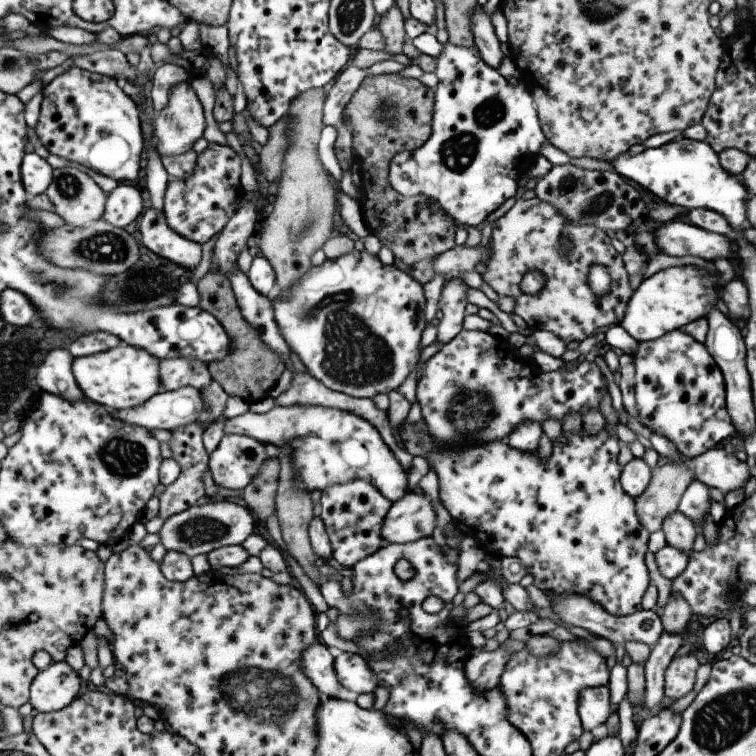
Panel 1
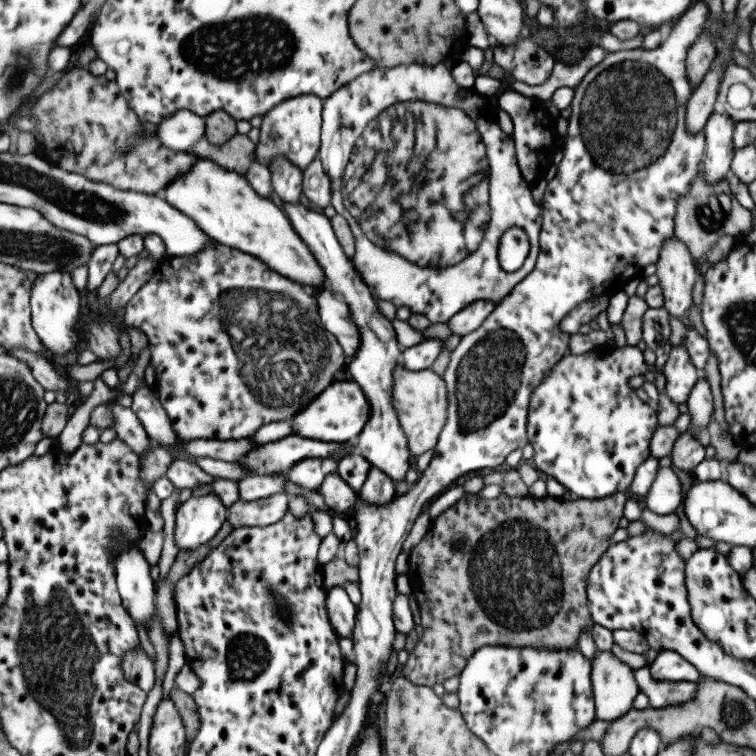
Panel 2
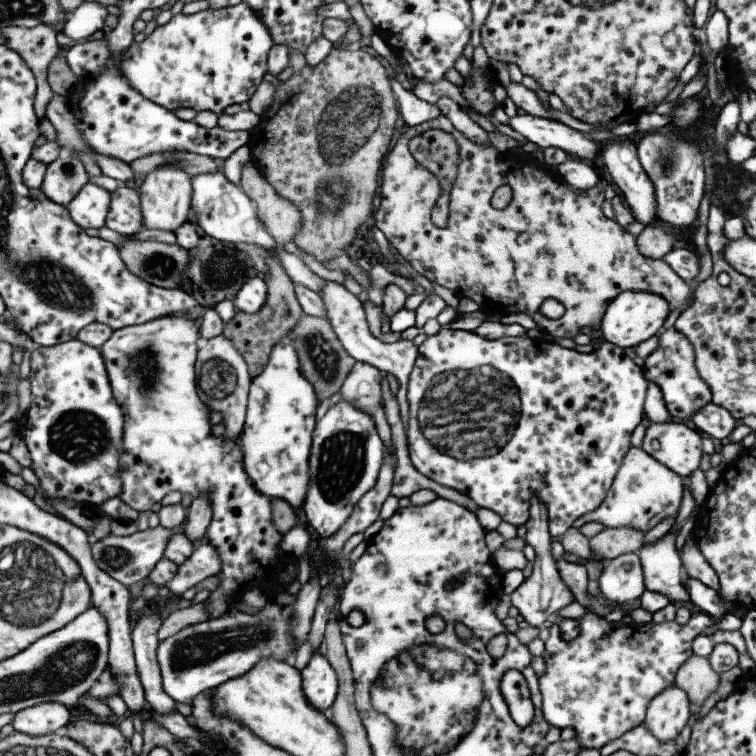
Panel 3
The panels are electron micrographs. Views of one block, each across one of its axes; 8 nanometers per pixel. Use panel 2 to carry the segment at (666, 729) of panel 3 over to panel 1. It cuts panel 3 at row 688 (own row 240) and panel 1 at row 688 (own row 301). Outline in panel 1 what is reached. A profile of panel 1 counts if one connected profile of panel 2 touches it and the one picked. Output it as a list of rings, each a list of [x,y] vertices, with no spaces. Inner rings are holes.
[[[697,653],[671,659],[664,672],[664,696],[669,700],[677,700],[691,690],[695,678],[695,670],[701,663]]]

